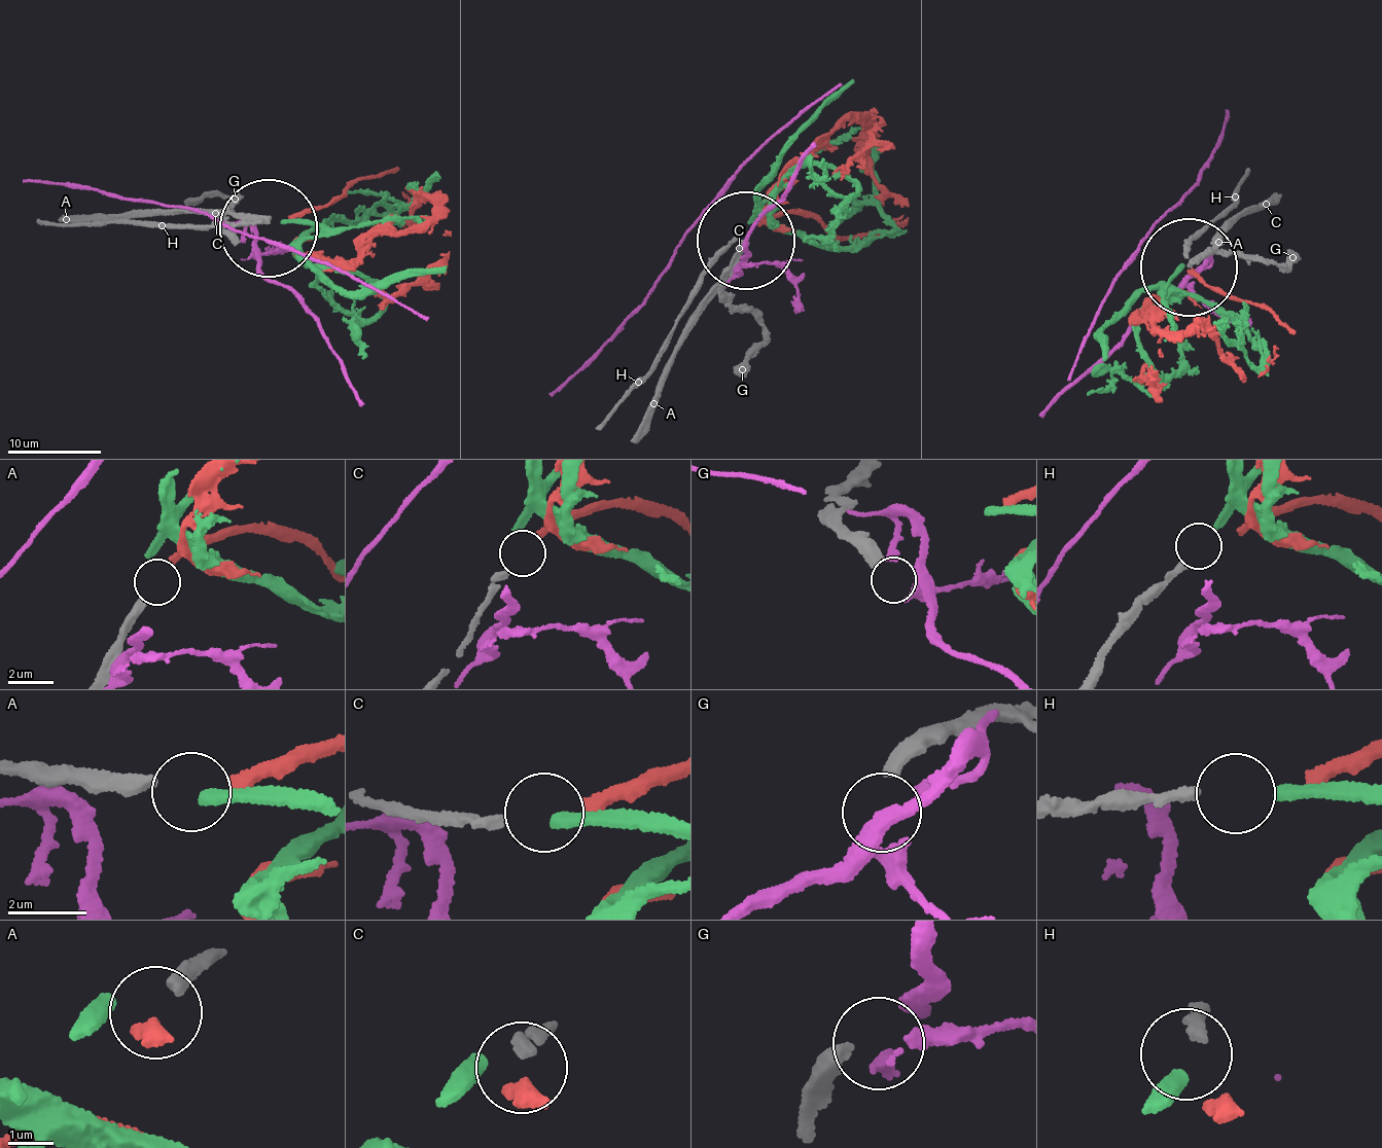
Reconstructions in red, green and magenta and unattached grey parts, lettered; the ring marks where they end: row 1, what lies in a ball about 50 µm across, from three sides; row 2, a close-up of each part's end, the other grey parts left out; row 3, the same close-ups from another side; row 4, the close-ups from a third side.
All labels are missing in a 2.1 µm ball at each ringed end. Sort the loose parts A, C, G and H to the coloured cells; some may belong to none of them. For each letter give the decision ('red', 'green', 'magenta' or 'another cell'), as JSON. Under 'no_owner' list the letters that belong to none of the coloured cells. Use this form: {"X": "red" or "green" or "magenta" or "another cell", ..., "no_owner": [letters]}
{"A": "another cell", "C": "red", "G": "another cell", "H": "green", "no_owner": ["A", "G"]}

